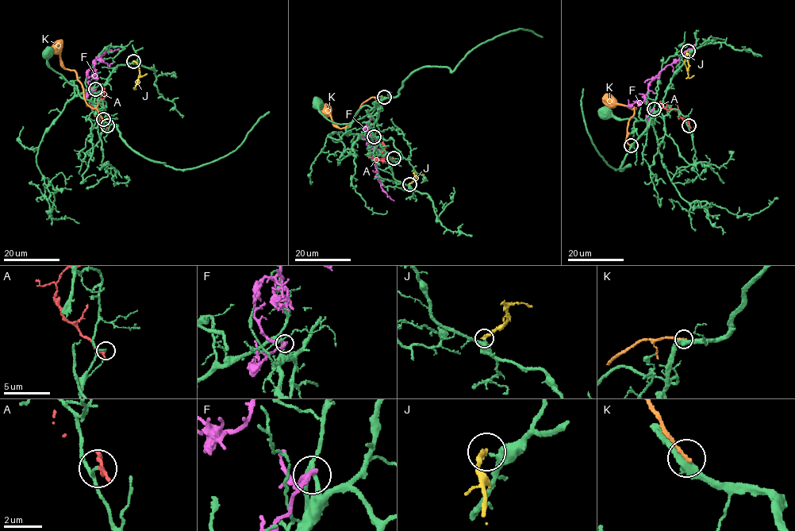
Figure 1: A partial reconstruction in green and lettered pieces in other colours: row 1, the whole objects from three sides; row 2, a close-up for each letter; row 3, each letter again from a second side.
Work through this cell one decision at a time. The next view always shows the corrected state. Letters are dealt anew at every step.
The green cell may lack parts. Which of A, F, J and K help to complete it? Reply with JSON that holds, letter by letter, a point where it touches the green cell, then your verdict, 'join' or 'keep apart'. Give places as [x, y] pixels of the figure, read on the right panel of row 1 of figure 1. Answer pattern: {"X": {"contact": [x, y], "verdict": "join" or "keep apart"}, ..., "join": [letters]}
{"A": {"contact": [689, 125], "verdict": "keep apart"}, "F": {"contact": [654, 109], "verdict": "keep apart"}, "J": {"contact": [688, 51], "verdict": "keep apart"}, "K": {"contact": [631, 145], "verdict": "keep apart"}, "join": []}

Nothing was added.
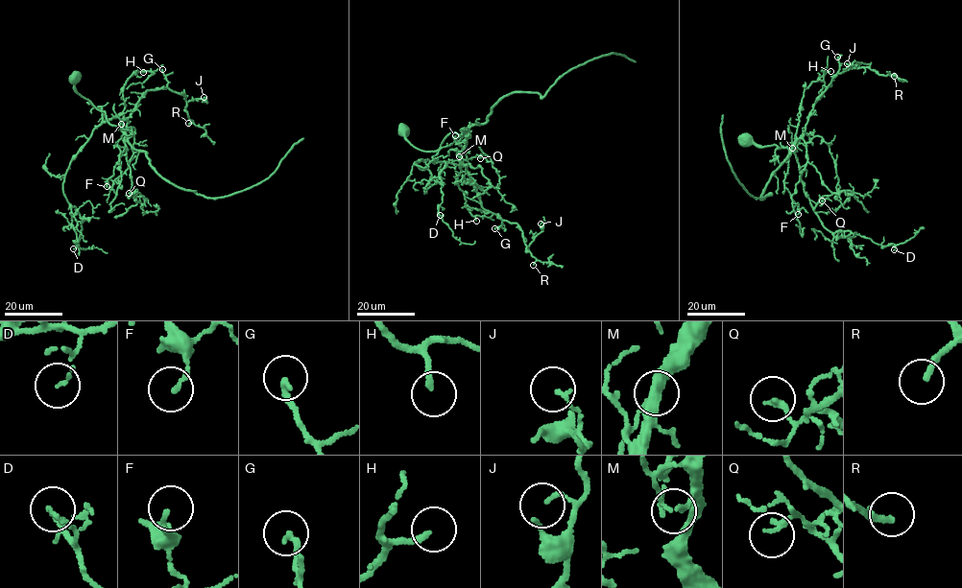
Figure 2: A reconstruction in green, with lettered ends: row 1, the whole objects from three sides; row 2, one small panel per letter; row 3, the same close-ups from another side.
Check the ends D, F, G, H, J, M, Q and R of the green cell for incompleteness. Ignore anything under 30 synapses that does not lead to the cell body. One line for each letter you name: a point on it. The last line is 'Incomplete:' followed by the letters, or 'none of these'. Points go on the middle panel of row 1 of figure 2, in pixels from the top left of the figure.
R: (533, 265)
Incomplete: R

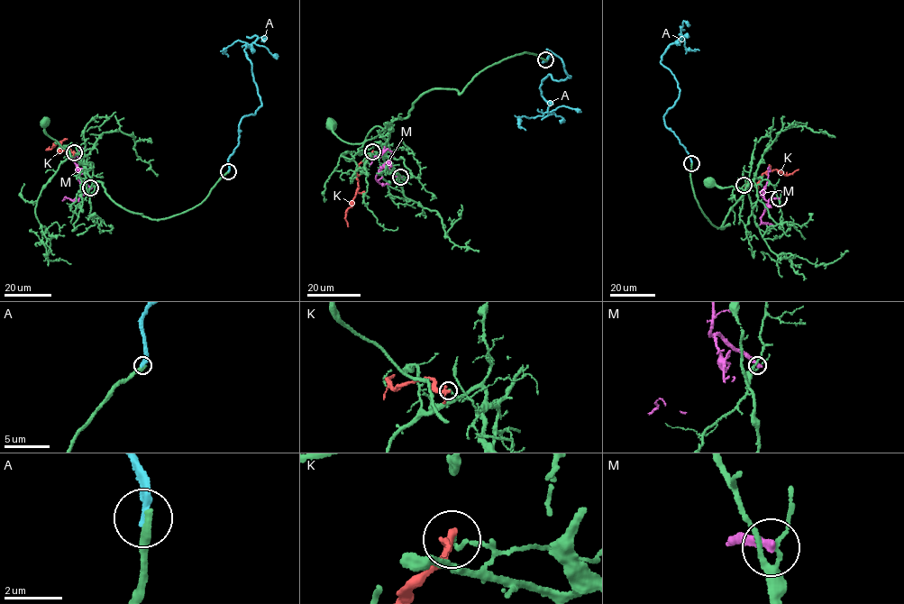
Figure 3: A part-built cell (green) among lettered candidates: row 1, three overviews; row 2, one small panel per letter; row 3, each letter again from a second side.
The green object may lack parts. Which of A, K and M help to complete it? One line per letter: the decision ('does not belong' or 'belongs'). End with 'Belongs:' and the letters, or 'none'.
A: does not belong
K: does not belong
M: does not belong
Belongs: none

